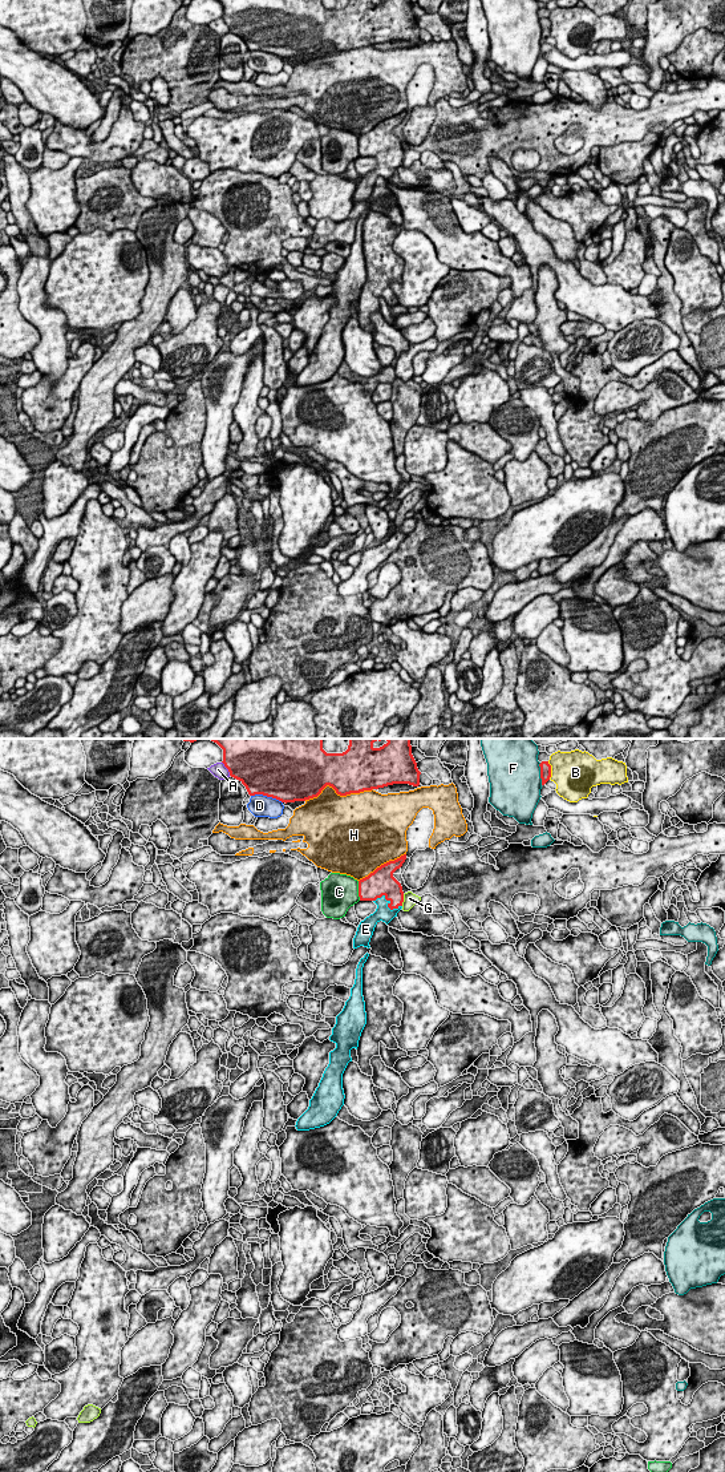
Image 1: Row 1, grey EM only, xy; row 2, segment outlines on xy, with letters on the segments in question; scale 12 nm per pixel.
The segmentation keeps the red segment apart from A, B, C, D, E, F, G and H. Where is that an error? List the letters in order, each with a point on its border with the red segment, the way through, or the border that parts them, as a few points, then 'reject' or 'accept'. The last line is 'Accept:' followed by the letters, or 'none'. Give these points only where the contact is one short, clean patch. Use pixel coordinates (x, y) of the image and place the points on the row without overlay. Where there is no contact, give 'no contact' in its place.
A: meets red in xy at (226, 23); reject
B: meets red in xy at (550, 27); reject
C: meets red in xy at (359, 146); reject
D: meets red in xy at (267, 52); reject
E: meets red in xy at (388, 160); accept
F: meets red in xy at (541, 29); reject
G: meets red in xy at (402, 156); border along xy (404, 150), (401, 161); reject
H: meets red in xy at (337, 49); reject
Accept: E

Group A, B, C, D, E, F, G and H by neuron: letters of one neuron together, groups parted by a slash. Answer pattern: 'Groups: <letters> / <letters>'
Groups: A / B / C / D / E / F / G / H

